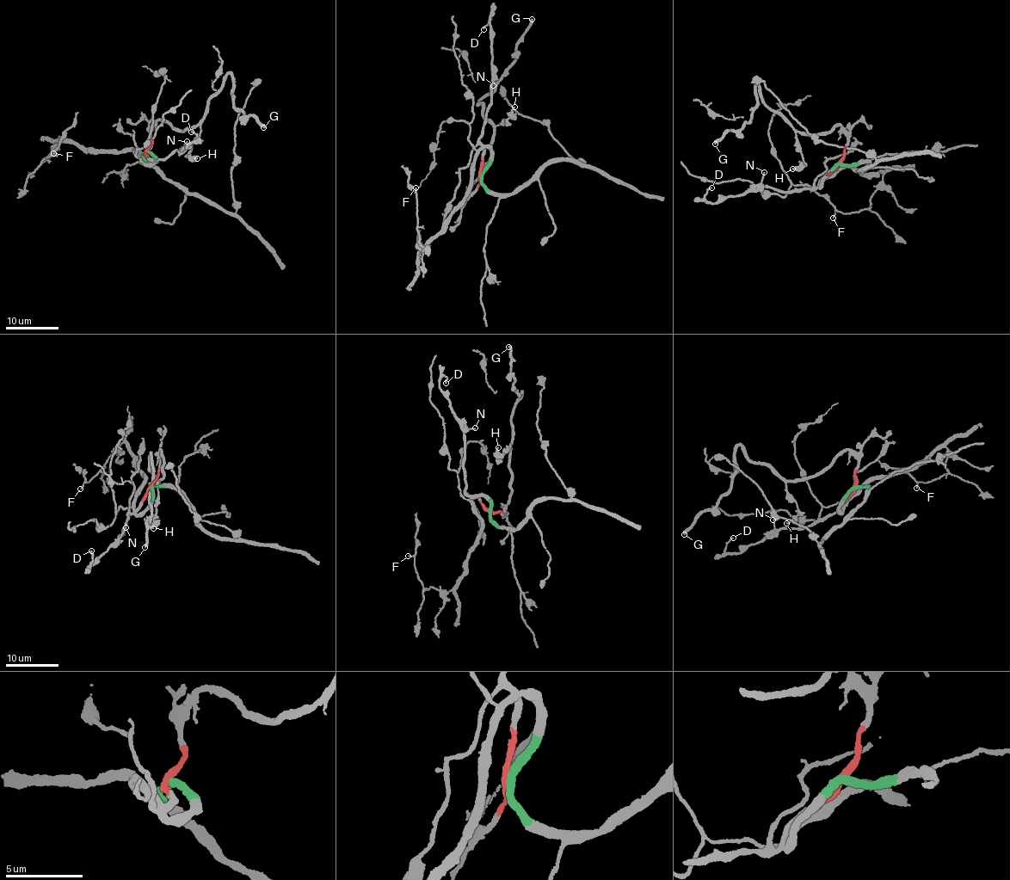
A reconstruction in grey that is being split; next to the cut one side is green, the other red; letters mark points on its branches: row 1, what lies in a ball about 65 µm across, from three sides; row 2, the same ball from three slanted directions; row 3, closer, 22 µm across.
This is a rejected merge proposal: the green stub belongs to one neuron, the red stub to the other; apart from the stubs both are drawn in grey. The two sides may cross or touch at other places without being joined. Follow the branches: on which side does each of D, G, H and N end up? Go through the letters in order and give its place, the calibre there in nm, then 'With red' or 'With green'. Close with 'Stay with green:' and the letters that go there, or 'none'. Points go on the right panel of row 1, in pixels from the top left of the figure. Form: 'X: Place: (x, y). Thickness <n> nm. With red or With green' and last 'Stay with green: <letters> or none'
D: Place: (711, 187). Thickness 190 nm. With red
G: Place: (715, 144). Thickness 320 nm. With red
H: Place: (792, 169). Thickness 180 nm. With red
N: Place: (764, 172). Thickness 170 nm. With red
Stay with green: none

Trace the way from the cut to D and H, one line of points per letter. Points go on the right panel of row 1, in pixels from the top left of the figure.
D: (839, 163), (813, 188), (781, 192), (762, 185), (752, 186), (714, 203), (705, 199), (711, 187)
H: (839, 163), (846, 138), (839, 125), (822, 132), (796, 132), (802, 163), (792, 169)

